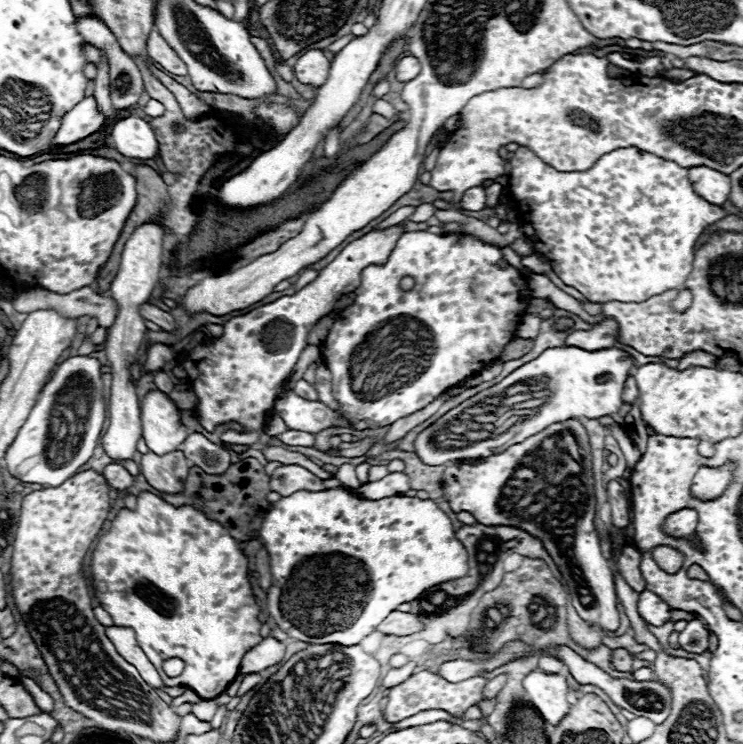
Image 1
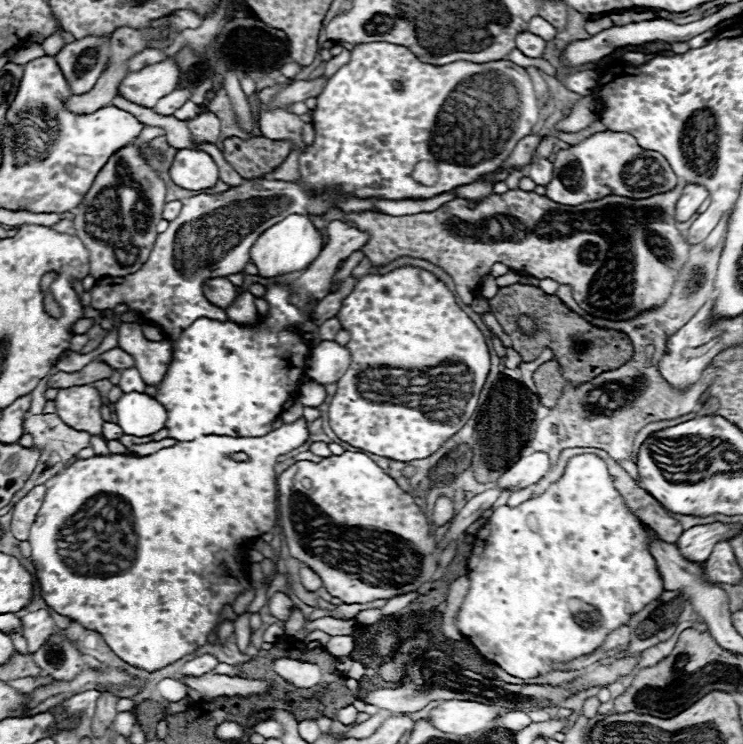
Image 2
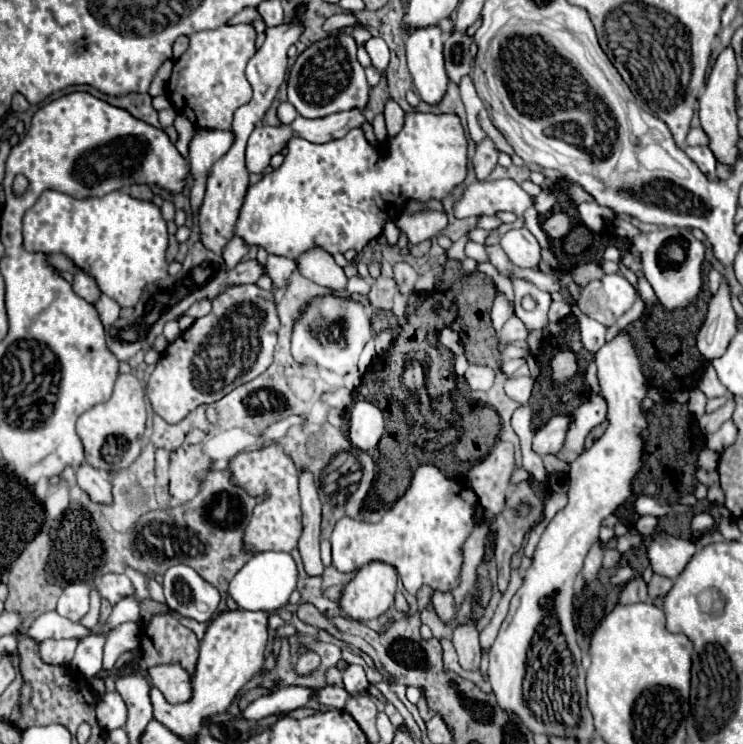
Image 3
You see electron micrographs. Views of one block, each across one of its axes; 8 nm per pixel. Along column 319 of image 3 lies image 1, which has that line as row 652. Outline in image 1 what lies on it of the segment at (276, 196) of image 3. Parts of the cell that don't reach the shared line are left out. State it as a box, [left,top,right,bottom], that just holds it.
[90,492,262,698]

